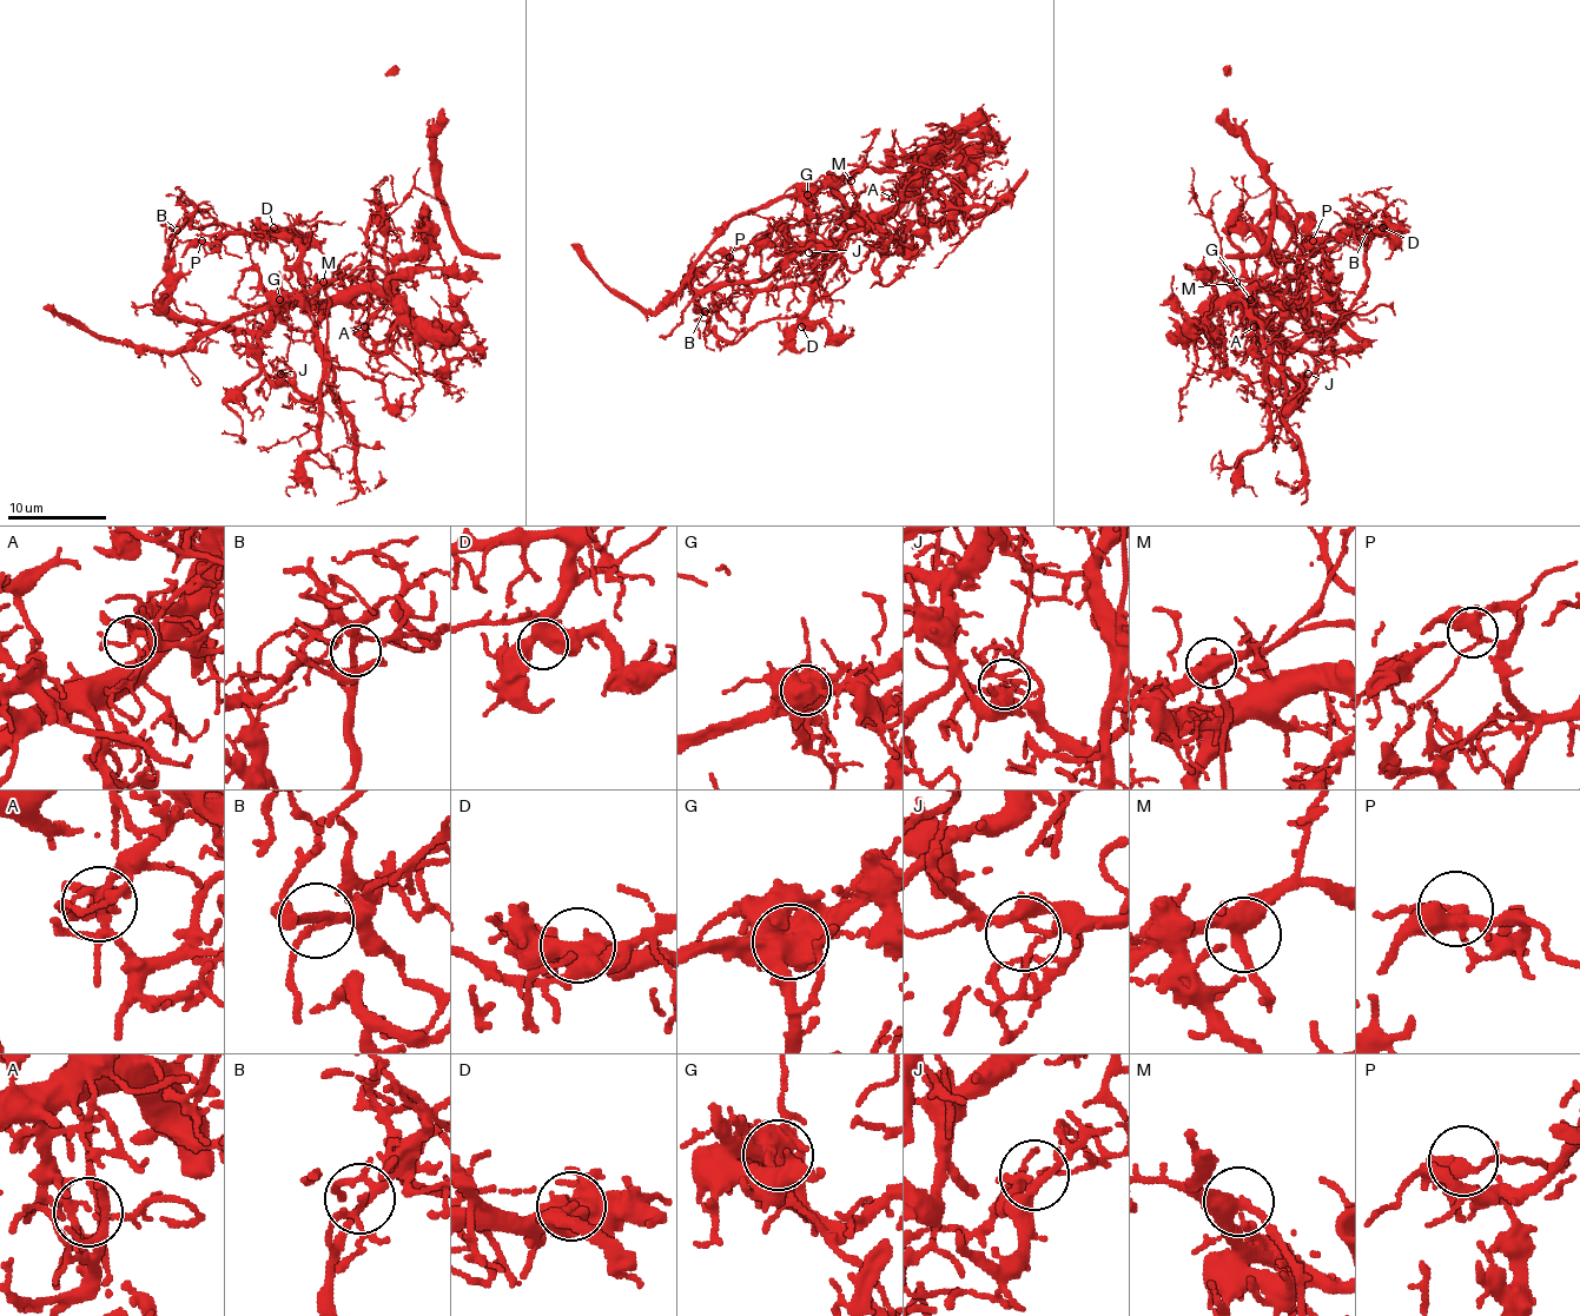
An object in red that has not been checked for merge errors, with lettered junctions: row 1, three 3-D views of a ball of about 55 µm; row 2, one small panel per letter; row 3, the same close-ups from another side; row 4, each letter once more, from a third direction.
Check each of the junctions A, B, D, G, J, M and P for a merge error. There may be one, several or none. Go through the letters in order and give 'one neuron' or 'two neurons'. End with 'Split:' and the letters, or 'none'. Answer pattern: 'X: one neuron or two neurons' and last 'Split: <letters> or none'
A: one neuron
B: one neuron
D: one neuron
G: two neurons
J: one neuron
M: one neuron
P: one neuron
Split: G

